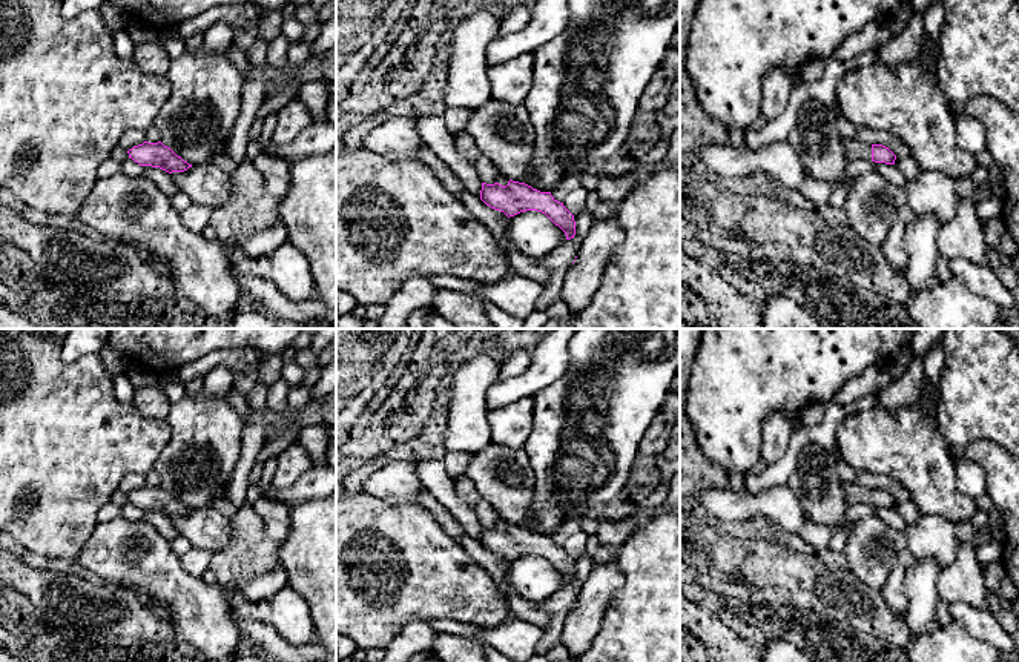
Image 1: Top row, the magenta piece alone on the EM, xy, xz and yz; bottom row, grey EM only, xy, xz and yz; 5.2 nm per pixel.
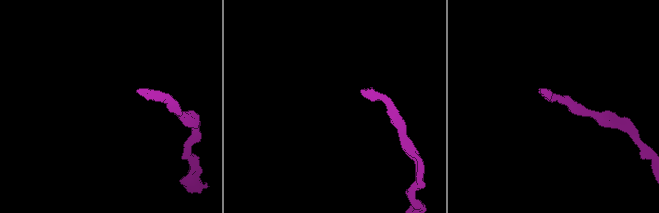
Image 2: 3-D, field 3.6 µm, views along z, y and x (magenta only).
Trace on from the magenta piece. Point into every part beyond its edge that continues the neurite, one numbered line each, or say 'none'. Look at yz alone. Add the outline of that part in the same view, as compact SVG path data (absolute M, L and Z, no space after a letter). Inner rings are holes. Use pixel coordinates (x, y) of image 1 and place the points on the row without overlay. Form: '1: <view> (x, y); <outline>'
1: yz (855, 493); M858 482L843 484L843 492L849 507L855 504L872 504L872 488Z

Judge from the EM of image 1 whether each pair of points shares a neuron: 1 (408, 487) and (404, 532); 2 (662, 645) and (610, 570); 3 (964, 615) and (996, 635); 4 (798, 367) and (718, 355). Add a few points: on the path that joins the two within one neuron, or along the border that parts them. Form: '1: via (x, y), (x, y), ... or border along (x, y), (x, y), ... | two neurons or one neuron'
1: border along (372, 493), (390, 504), (418, 504) | two neurons
2: border along (616, 562), (622, 585), (603, 618) | two neurons
3: via (972, 618), (989, 628) | one neuron
4: via (778, 355), (738, 355) | one neuron

